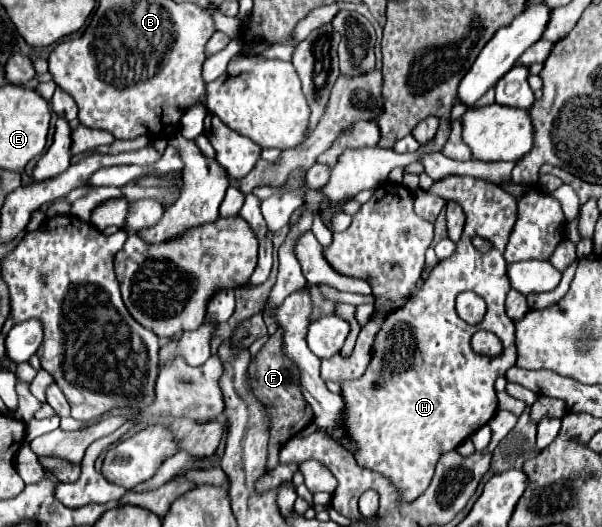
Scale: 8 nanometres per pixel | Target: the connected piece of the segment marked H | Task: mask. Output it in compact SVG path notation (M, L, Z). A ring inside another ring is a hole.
M447 176L435 182L429 192L445 198L446 202L450 200L459 202L467 216L465 230L457 244L457 250L451 258L441 260L433 268L431 276L425 280L421 290L417 290L403 308L391 312L385 318L375 338L373 358L367 372L359 380L343 382L343 400L347 402L347 428L349 436L357 442L359 448L355 452L355 460L361 466L391 478L405 502L413 502L421 492L427 490L435 472L435 464L445 452L455 450L463 440L467 440L475 430L479 430L493 418L499 404L495 392L495 380L503 376L517 360L515 336L513 336L515 326L513 320L505 314L505 296L511 290L511 286L509 278L505 276L507 262L503 258L503 250L515 226L515 216L517 216L515 198L507 194L503 188L493 186L491 182L471 176ZM473 236L491 242L491 250L487 254L481 254L471 244ZM465 290L473 290L487 302L487 314L483 322L477 326L467 324L455 312L455 298ZM477 330L493 332L501 340L503 352L499 356L481 356L473 352L471 336Z

